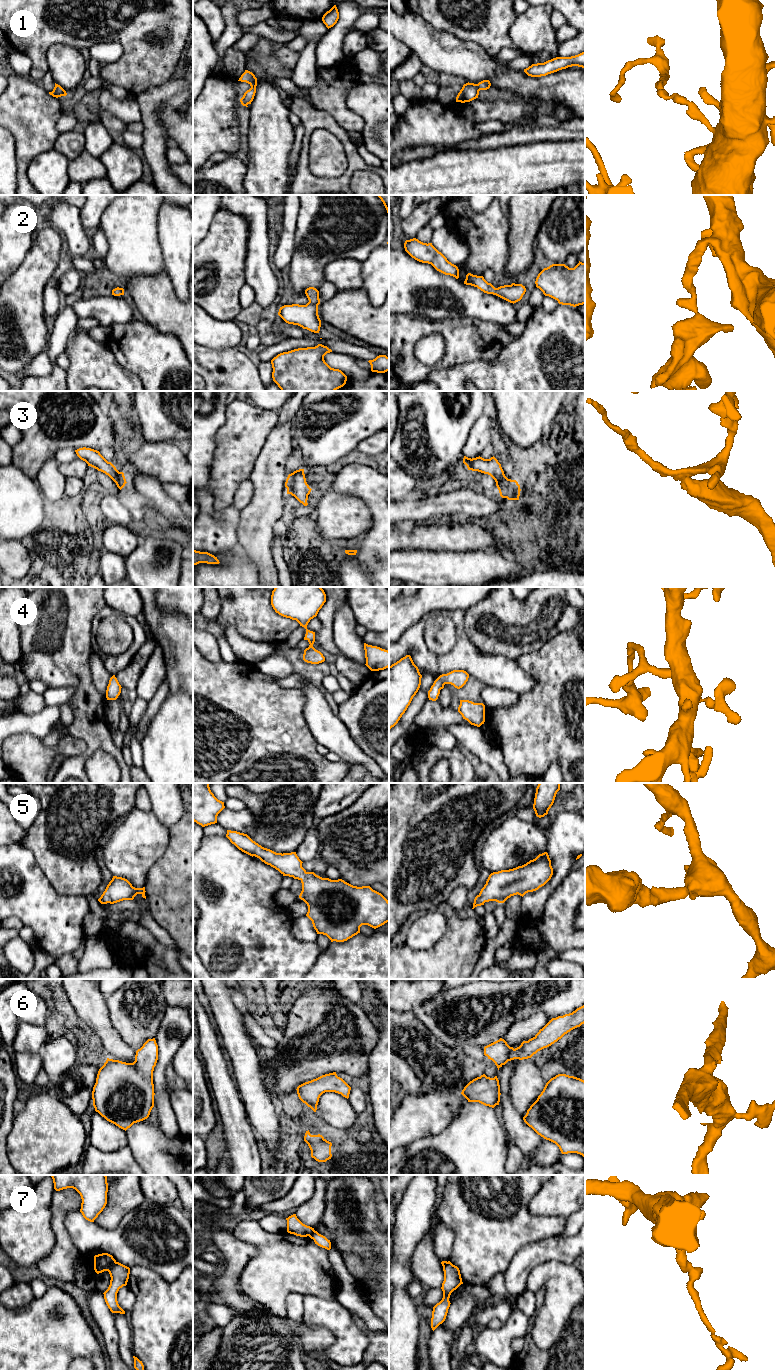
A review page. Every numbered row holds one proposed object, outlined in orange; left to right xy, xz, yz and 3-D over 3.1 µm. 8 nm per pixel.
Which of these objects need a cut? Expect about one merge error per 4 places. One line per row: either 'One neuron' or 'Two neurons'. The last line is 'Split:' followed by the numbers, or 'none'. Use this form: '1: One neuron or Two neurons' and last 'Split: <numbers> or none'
1: One neuron
2: One neuron
3: One neuron
4: One neuron
5: One neuron
6: One neuron
7: Two neurons
Split: 7

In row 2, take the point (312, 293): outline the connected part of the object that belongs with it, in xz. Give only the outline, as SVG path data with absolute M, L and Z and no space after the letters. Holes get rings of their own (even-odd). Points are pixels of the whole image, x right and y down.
M309 287L305 290L305 294L309 300L306 305L284 305L280 307L278 315L288 324L319 333L321 327L318 315L319 291L314 287Z

